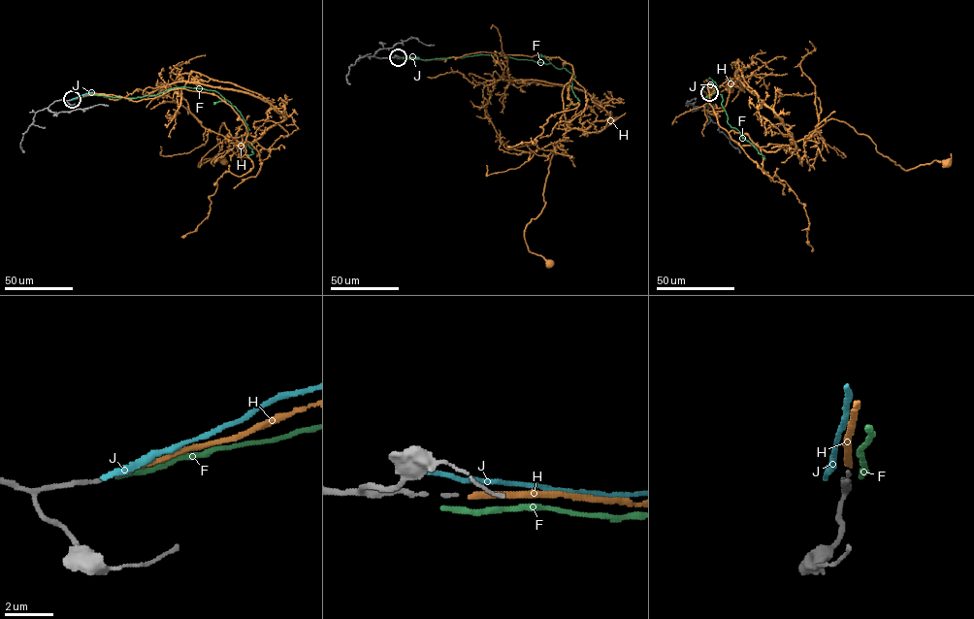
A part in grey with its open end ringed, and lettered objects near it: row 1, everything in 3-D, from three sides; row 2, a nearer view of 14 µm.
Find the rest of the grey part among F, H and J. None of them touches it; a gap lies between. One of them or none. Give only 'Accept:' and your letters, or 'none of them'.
Accept: H

